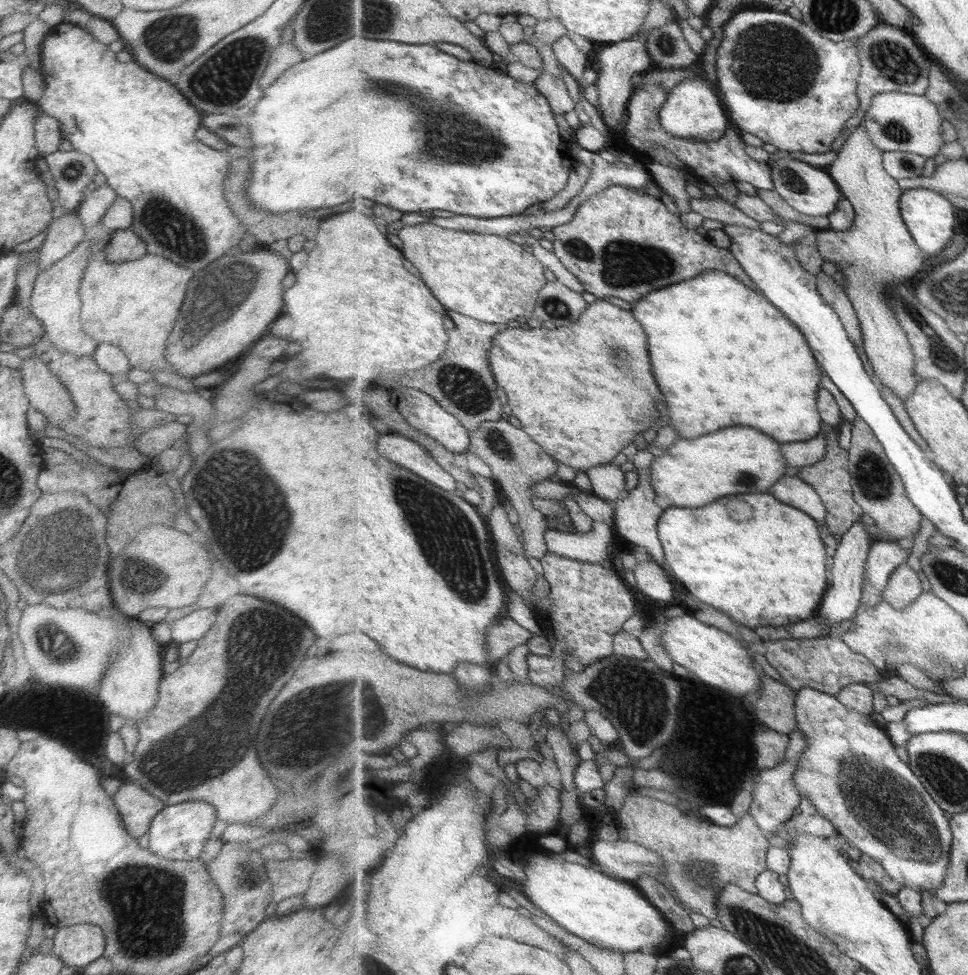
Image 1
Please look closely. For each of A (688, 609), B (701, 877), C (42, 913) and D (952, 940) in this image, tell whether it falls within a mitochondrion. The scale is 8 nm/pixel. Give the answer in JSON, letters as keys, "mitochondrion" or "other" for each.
{"A":"other","B":"mitochondrion","C":"other","D":"other"}

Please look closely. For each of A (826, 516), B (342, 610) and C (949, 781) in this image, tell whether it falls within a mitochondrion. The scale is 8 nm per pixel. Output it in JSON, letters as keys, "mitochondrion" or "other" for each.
{"A":"other","B":"other","C":"mitochondrion"}

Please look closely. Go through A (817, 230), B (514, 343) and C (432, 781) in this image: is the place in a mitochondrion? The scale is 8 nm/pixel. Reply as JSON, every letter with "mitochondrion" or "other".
{"A":"other","B":"other","C":"other"}

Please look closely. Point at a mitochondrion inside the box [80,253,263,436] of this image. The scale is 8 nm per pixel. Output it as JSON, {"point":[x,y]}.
{"point":[229,285]}

